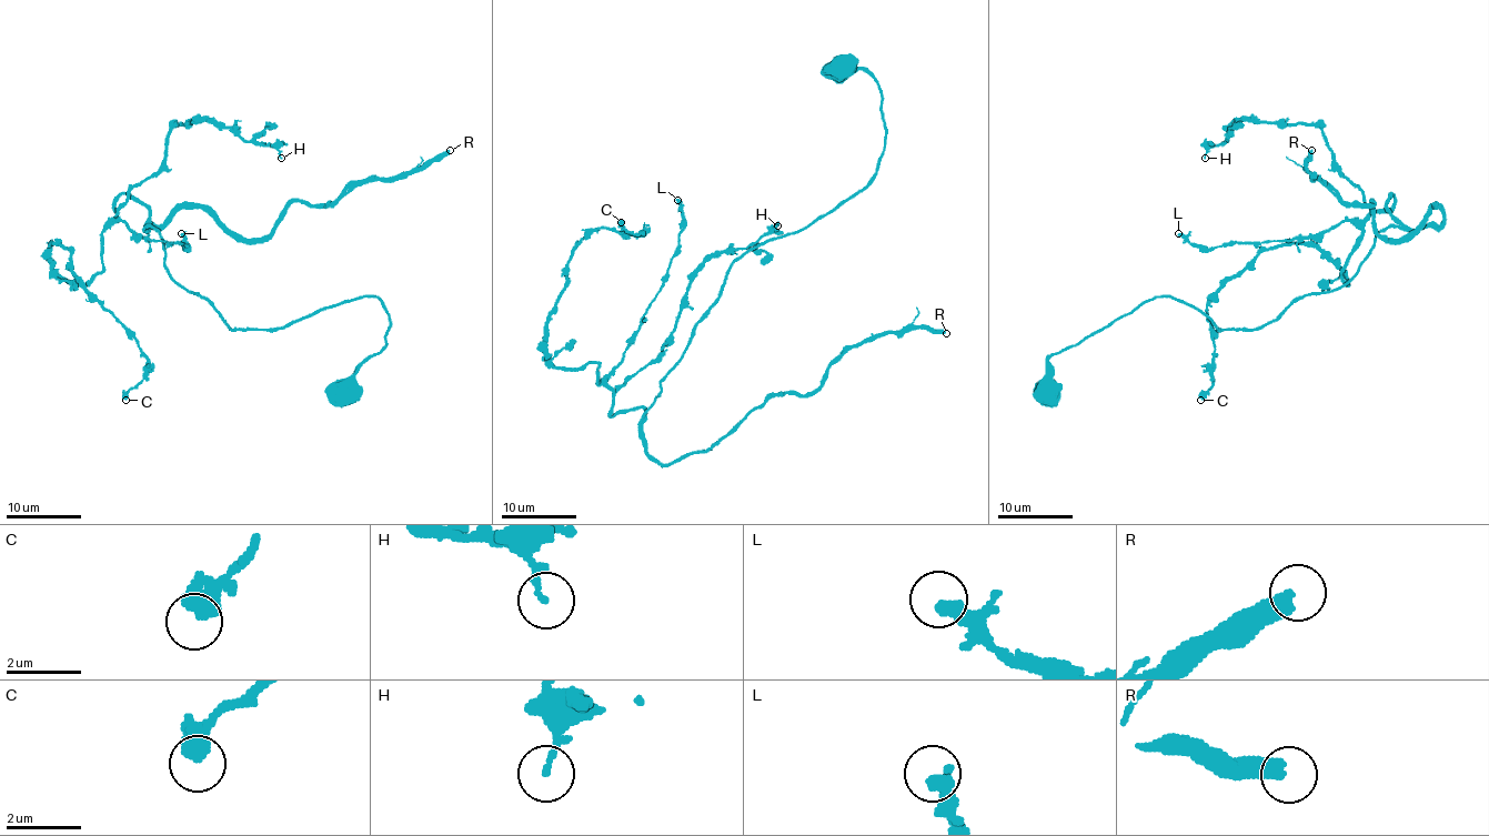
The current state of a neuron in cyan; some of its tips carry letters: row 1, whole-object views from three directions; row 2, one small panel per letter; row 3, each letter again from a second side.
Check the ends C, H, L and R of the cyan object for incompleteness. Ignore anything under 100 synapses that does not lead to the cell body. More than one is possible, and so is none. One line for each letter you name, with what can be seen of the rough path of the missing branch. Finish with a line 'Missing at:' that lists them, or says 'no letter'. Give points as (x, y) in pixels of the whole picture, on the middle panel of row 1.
Missing at: R

